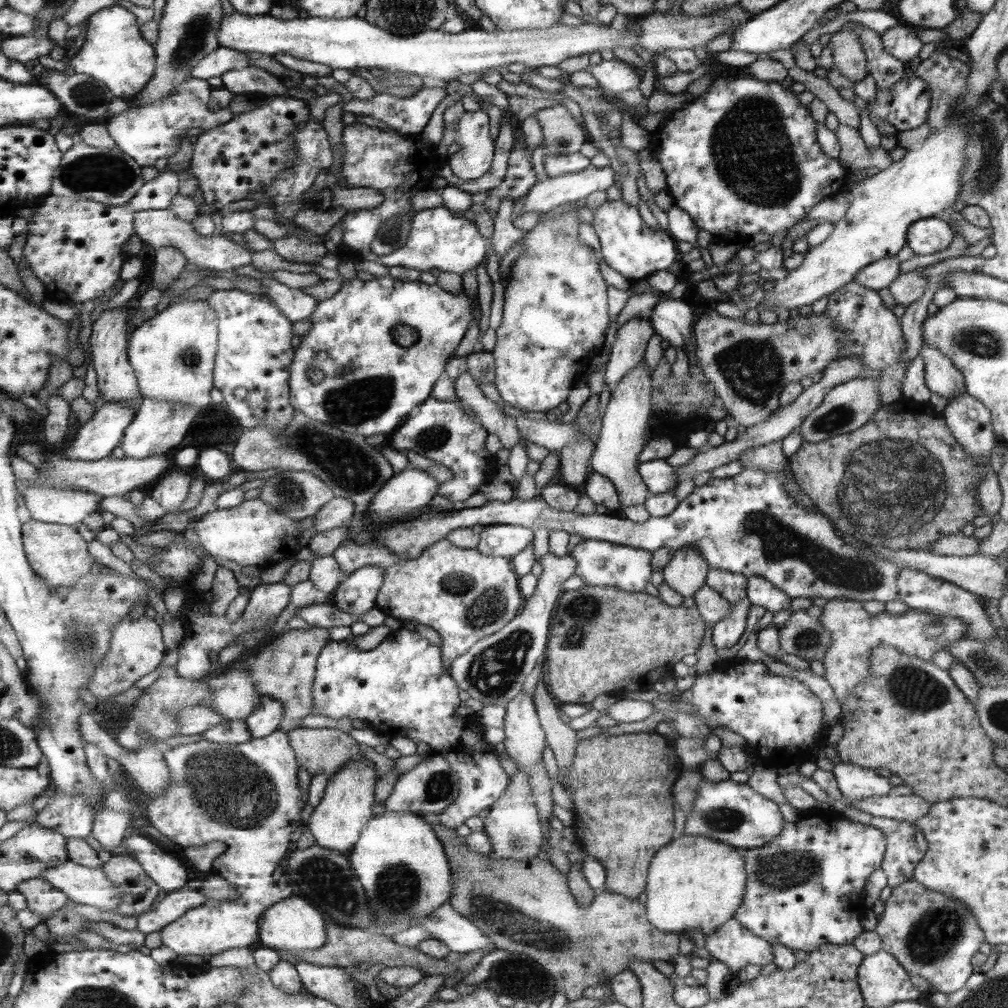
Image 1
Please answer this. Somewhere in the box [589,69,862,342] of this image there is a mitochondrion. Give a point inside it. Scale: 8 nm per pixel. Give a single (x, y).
(749, 146)

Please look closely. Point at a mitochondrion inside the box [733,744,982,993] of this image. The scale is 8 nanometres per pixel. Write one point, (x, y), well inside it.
(934, 934)

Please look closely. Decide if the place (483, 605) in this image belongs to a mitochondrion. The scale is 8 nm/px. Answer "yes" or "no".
yes

